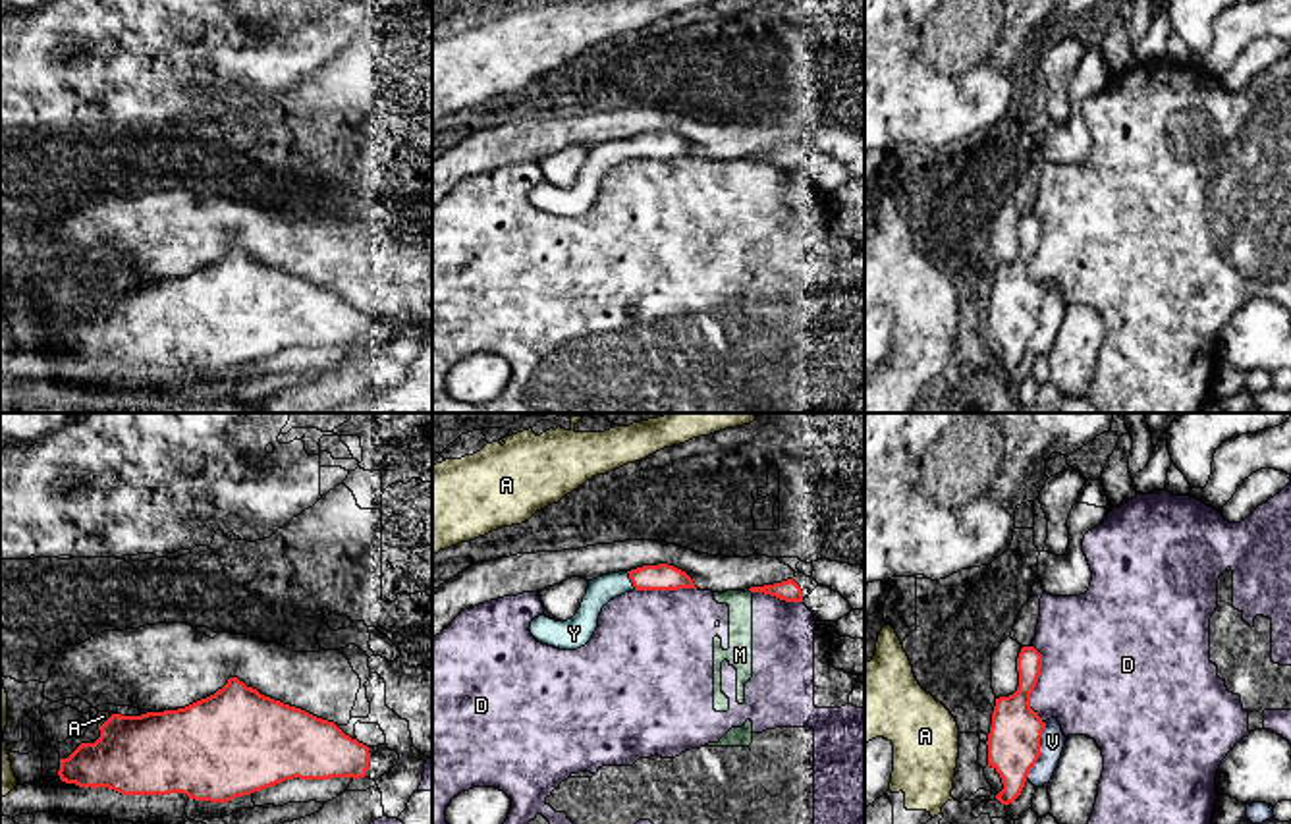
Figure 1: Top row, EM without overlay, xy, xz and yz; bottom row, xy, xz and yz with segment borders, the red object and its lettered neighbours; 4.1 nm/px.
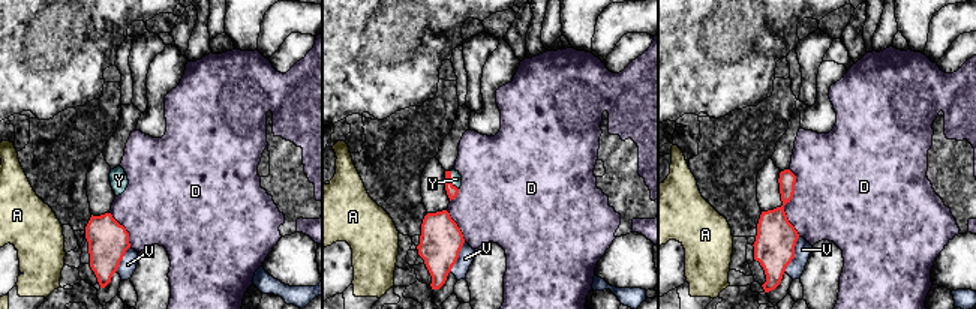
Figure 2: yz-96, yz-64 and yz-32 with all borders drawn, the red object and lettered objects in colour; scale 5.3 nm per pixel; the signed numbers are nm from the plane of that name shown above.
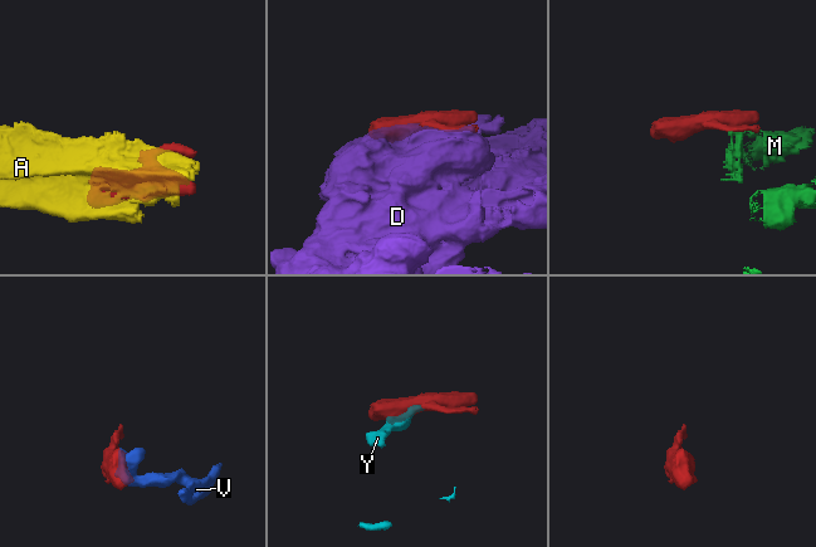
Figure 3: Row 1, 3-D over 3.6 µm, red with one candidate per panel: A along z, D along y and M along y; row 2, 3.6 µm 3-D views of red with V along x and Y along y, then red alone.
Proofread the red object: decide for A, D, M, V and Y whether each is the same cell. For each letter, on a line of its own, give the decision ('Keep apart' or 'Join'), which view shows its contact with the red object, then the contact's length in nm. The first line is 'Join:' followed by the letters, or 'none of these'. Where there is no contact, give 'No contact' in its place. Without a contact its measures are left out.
Join: Y
A: Keep apart. Touches red in xy. Shared border 70 nm
D: Keep apart. Touches red in yz. Shared border 340 nm
M: Keep apart. No contact
V: Keep apart. Touches red in yz. Shared border 260 nm
Y: Join. Touches red in xz. Shared border 90 nm

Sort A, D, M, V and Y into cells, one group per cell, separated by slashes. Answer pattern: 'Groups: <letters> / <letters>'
Groups: A / D M / V / Y

